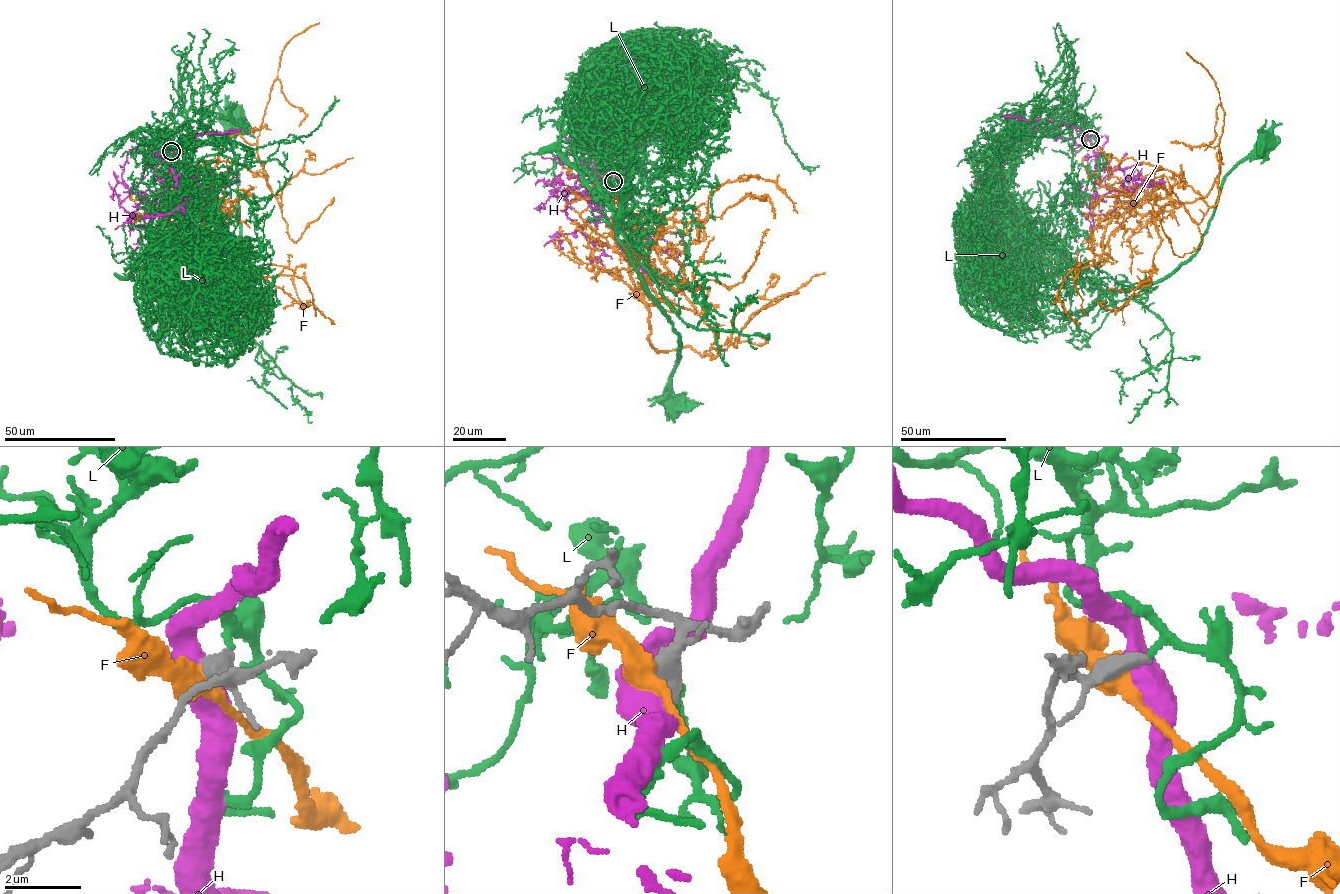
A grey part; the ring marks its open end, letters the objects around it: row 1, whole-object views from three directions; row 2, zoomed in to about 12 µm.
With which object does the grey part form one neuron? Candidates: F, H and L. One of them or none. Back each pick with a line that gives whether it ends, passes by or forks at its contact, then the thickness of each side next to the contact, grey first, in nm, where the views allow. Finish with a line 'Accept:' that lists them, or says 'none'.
L: It passes by. Thickness 440 nm (grey) against 190 nm
Accept: L

